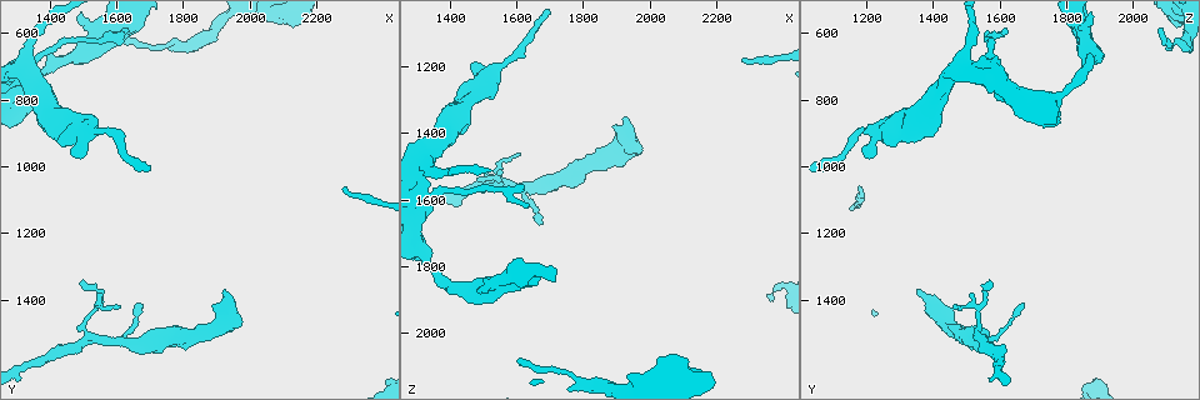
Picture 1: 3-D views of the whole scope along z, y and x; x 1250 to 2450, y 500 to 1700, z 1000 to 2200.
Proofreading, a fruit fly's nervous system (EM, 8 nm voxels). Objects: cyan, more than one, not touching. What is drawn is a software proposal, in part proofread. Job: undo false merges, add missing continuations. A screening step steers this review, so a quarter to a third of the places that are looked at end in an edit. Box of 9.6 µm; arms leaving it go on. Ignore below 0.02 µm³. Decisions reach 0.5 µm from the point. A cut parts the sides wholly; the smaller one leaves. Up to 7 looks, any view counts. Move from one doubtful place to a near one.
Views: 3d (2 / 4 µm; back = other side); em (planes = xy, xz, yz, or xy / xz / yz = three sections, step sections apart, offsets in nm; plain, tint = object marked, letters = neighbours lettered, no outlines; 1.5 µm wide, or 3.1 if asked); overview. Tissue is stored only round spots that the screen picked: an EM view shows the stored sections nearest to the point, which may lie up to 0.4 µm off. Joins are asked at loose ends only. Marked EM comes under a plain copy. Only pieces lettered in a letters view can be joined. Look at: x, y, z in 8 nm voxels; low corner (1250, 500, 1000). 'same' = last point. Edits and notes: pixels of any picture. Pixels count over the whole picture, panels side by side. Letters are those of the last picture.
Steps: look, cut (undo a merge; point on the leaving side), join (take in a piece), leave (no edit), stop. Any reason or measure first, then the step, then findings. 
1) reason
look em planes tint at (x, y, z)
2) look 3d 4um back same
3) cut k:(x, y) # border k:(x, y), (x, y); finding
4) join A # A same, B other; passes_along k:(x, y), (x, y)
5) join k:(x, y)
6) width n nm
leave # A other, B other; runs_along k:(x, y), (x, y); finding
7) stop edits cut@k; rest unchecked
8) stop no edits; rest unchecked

thin end
look 3d 4um at (1600, 580, 2080)

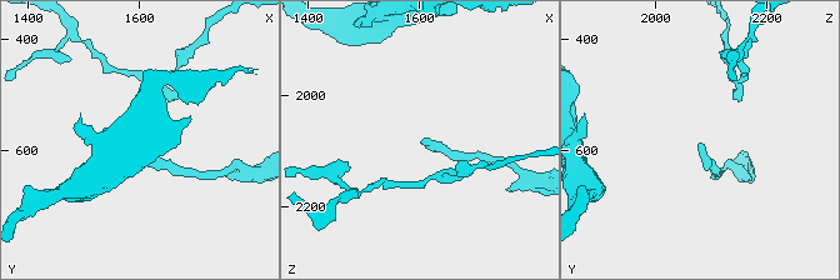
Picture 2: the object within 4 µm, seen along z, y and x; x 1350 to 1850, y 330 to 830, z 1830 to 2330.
now the EM
look em planes tint at (1605, 590, 2090)

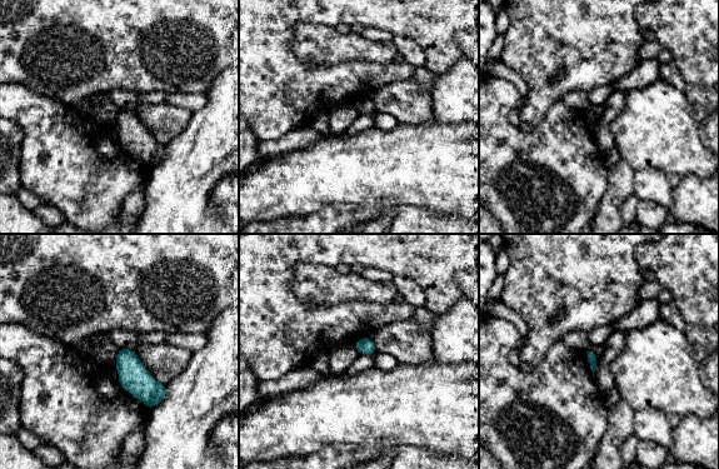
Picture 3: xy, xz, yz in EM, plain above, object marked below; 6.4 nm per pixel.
look em planes letters same

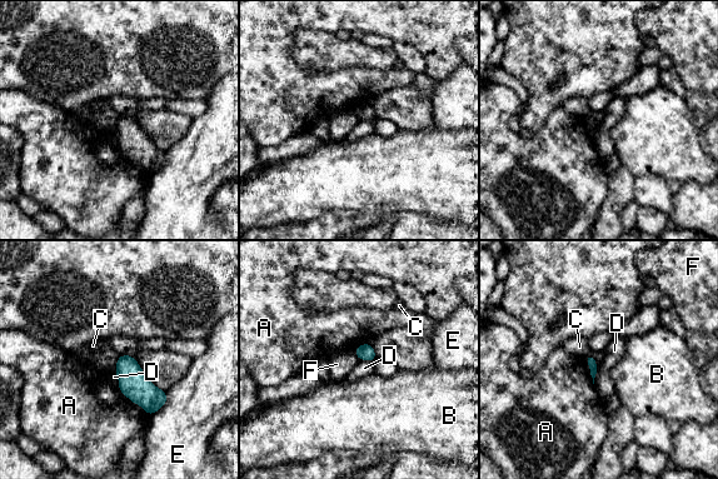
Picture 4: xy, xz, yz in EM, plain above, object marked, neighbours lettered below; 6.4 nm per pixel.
leave # A other, B other, C other, D other, E other, F other; border 4:(119, 355), (114, 369); none of them fits

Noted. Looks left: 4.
tapers out
look em xy step 8 letters at (1620, 610, 1560)

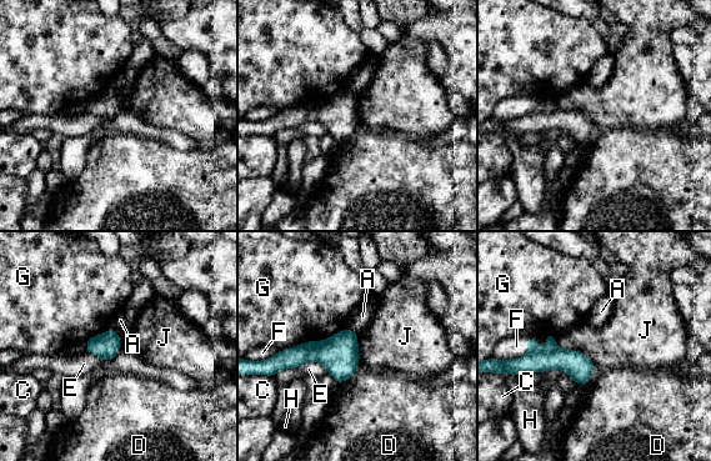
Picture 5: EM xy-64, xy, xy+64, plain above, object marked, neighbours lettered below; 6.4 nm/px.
cut it another way
look em planes letters same

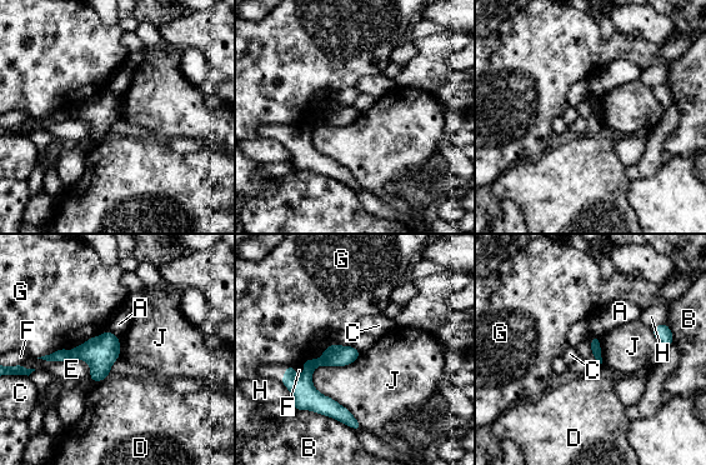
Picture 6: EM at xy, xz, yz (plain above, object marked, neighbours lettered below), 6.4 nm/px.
leave # A other, B other, C other, D other, E other, F other, G other, H other, J other; none of them fits

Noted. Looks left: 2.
stops while still wide
look 3d 2um at (1920, 1380, 1350)

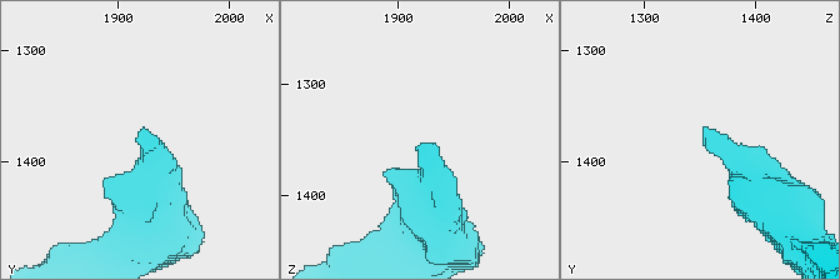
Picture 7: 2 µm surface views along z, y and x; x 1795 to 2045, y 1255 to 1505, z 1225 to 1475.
look em planes letters at (1924, 1374, 1350)

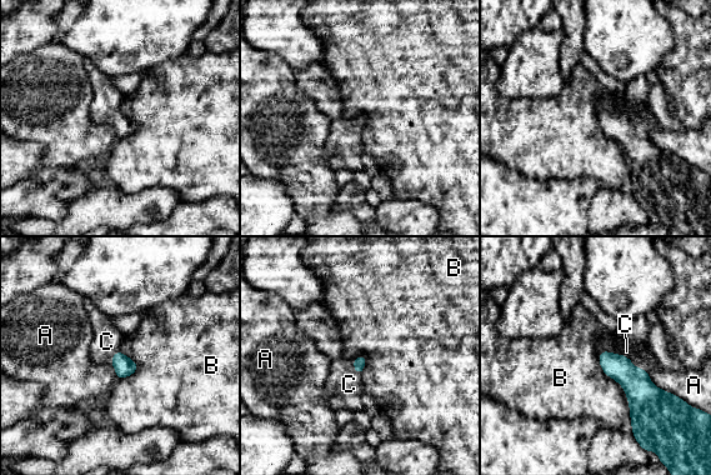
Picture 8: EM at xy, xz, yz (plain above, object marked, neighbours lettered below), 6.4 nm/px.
join C # A other, B other, C same; the cell continues

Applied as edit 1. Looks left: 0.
stop edits join@8; rest unchecked

